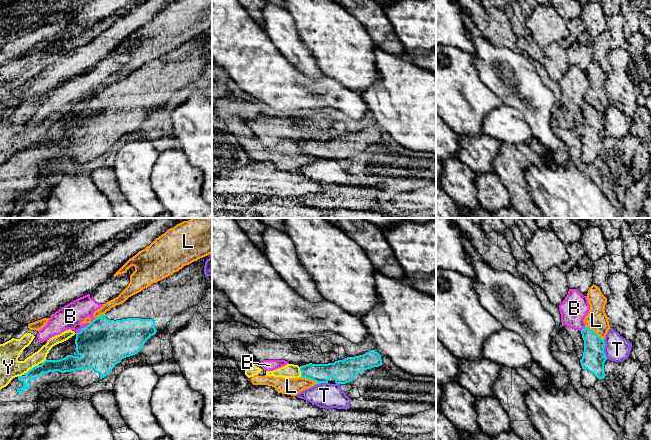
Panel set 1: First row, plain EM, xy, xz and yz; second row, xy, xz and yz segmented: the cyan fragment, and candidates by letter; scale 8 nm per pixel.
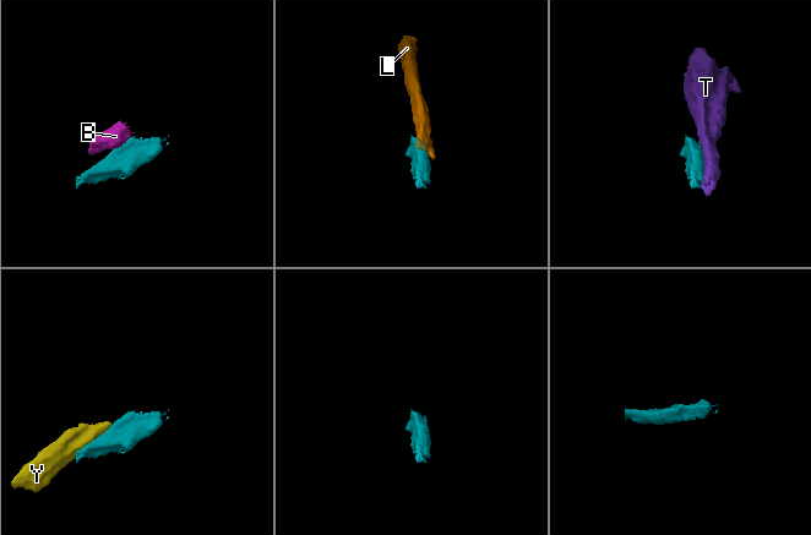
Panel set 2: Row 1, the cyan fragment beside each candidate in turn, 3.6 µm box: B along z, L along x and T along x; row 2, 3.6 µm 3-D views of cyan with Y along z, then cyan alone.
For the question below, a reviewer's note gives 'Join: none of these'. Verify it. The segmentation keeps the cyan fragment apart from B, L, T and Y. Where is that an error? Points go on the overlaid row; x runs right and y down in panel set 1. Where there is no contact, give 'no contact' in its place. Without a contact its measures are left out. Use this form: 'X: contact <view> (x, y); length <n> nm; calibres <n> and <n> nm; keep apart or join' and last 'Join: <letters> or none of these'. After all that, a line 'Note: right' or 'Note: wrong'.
B: contact xy (86, 326); length 200 nm; calibres 400 and 200 nm; keep apart
L: contact yz (593, 331); length 190 nm; calibres 180 and 170 nm; keep apart
T: contact yz (603, 349); length 160 nm; calibres 180 and 200 nm; keep apart
Y: contact xy (30, 369); length 150 nm; calibres 100 and 170 nm; keep apart
Join: none of these
Note: right

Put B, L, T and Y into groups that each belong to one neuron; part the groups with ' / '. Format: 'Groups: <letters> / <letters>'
Groups: B / L Y / T

